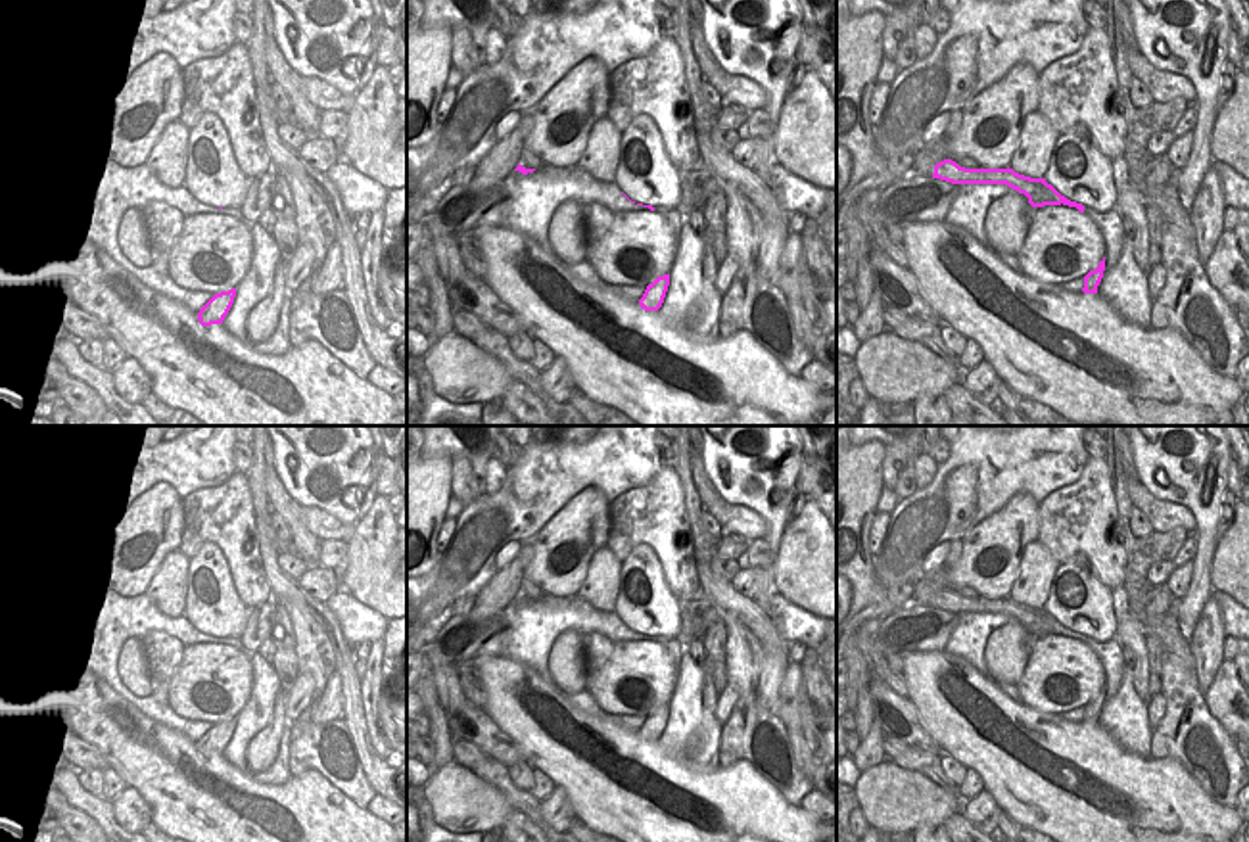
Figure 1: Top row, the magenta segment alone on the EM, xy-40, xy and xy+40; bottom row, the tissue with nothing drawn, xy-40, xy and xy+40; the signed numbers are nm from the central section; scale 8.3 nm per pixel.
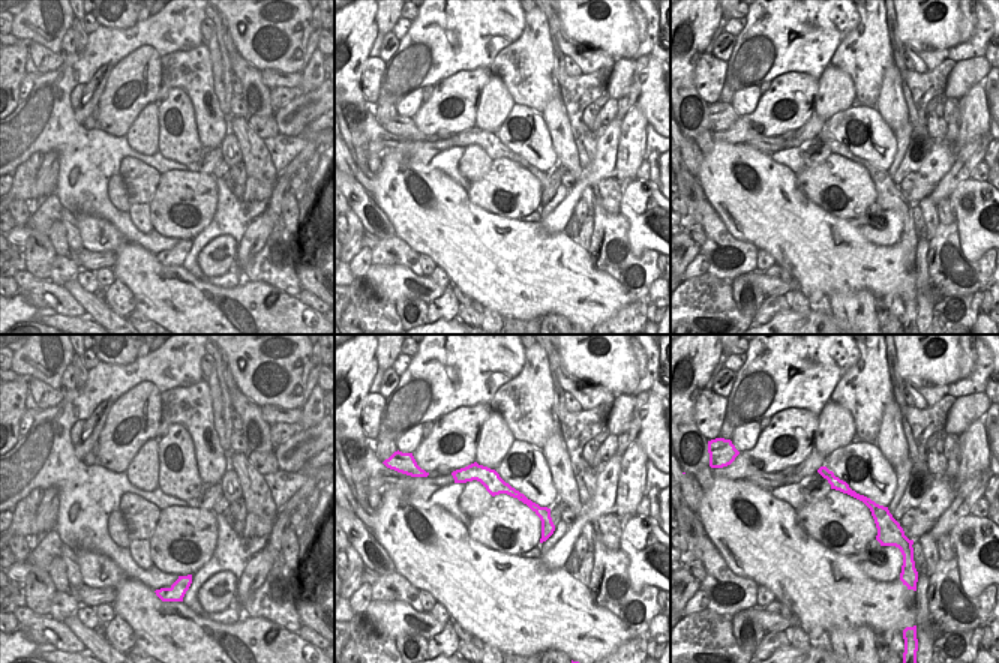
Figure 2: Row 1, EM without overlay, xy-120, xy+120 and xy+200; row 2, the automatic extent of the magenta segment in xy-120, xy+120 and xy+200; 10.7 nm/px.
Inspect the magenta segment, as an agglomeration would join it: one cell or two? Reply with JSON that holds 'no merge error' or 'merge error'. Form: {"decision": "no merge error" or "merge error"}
{"decision": "merge error"}

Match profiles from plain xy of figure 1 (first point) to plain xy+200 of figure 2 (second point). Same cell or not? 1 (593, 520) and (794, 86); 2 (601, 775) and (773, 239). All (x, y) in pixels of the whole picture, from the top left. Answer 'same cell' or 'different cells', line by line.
1: same cell
2: same cell

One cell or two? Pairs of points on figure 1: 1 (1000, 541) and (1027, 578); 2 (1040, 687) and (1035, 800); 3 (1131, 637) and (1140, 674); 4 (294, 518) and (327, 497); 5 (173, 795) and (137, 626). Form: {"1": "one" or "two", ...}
{"1": "two", "2": "two", "3": "one", "4": "two", "5": "two"}

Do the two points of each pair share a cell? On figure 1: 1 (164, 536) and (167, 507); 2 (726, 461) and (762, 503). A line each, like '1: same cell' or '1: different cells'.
1: same cell
2: same cell

